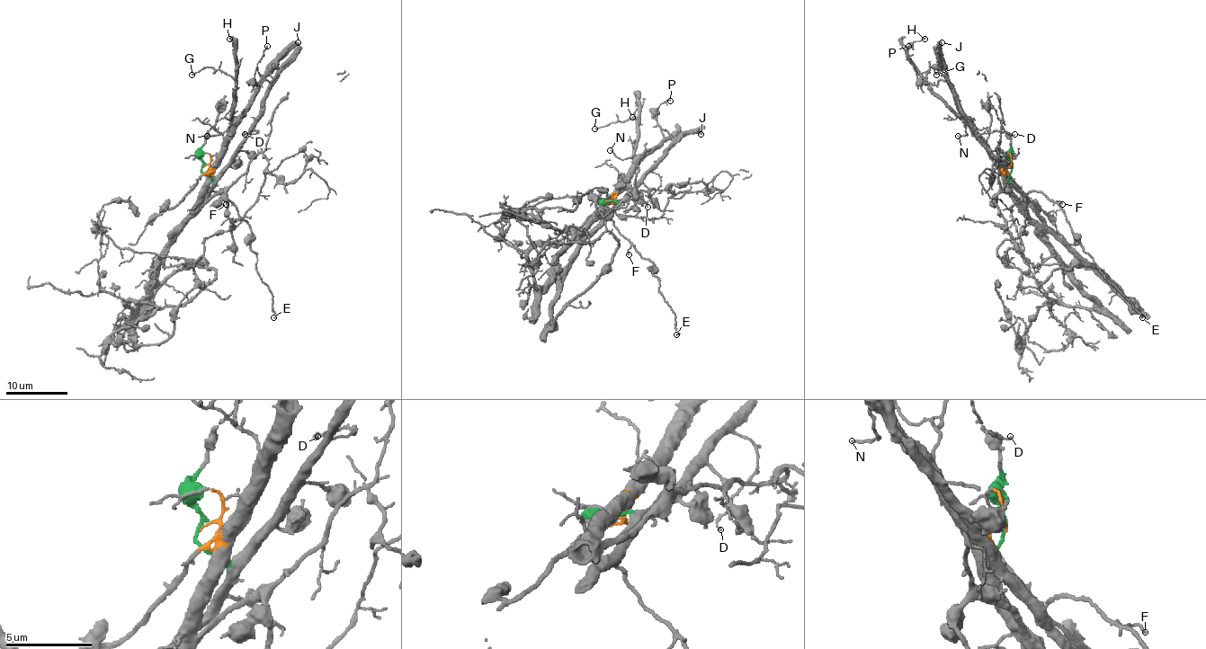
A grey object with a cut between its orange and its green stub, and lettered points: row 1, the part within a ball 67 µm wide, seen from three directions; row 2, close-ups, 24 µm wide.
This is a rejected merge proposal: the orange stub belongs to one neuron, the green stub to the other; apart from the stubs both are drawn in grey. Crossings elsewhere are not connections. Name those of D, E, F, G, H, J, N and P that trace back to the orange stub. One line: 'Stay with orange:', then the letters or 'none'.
Stay with orange: G, H, J, N

